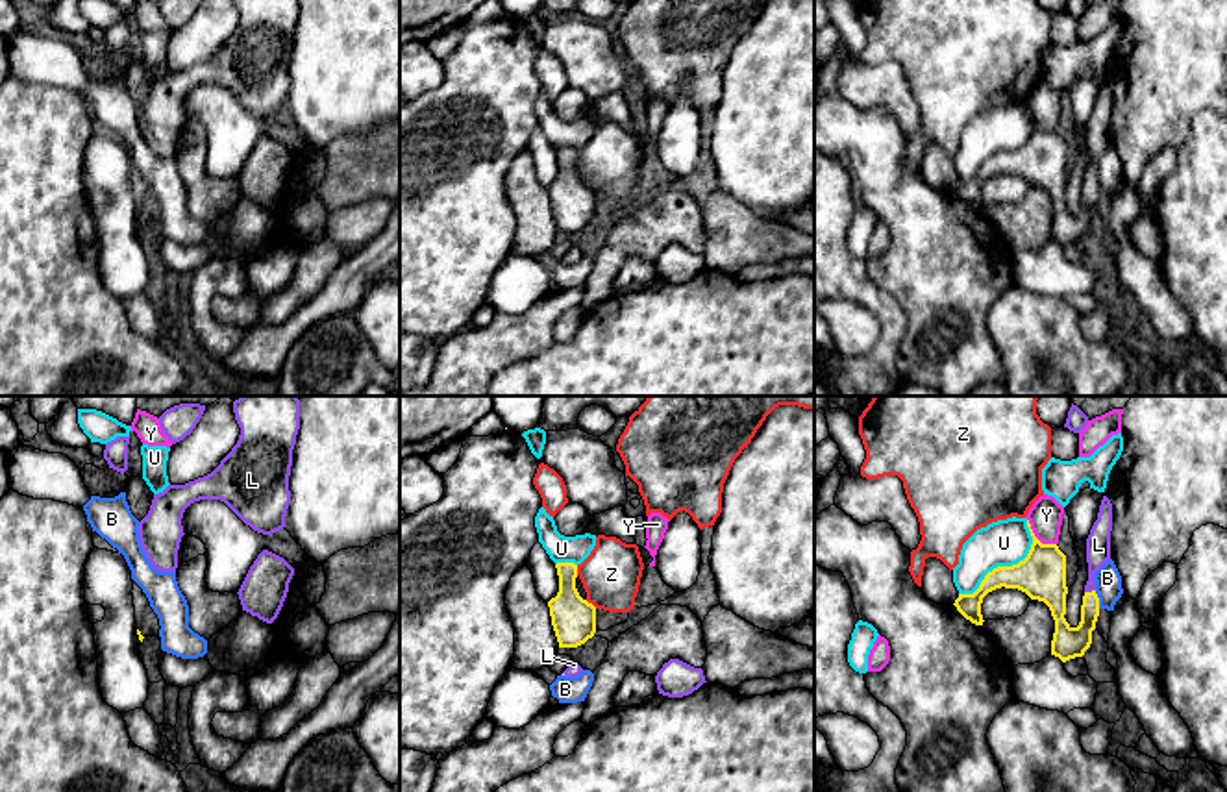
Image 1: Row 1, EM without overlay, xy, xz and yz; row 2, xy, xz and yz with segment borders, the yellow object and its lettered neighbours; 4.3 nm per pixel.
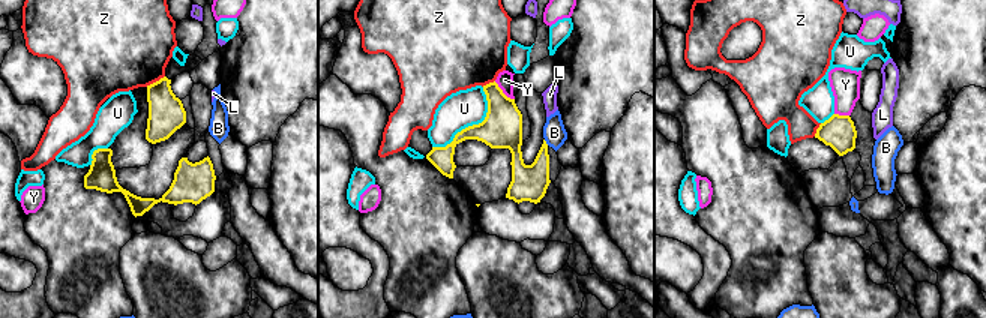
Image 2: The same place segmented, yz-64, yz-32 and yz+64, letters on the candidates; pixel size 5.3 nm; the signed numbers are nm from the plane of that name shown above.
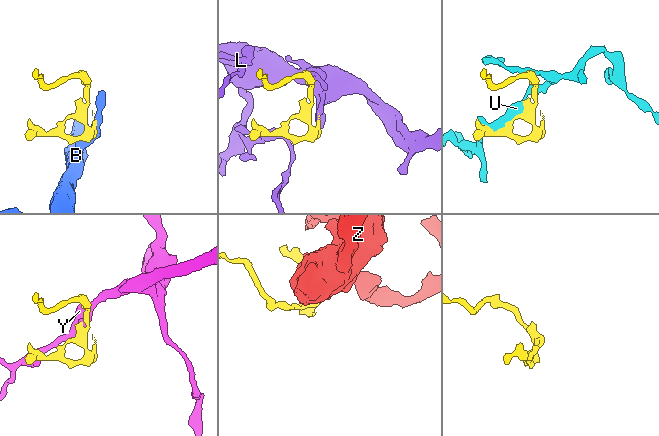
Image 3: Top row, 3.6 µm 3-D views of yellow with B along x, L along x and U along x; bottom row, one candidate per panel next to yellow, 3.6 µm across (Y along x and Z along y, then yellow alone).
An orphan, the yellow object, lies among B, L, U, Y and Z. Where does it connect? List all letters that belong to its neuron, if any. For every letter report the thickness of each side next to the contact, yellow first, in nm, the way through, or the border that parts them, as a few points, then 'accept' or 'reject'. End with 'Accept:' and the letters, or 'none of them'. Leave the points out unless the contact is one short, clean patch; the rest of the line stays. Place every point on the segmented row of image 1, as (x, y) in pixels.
B: 190/110 nm | along yz (1094, 591), (1100, 607) | reject
L: 200/110 nm | across yz (1042, 574), (1068, 630), (1089, 593), (1098, 544) | accept
U: 200/200 nm | reject
Y: 200/140 nm | reject
Z: 190/260 nm | reject
Accept: L

